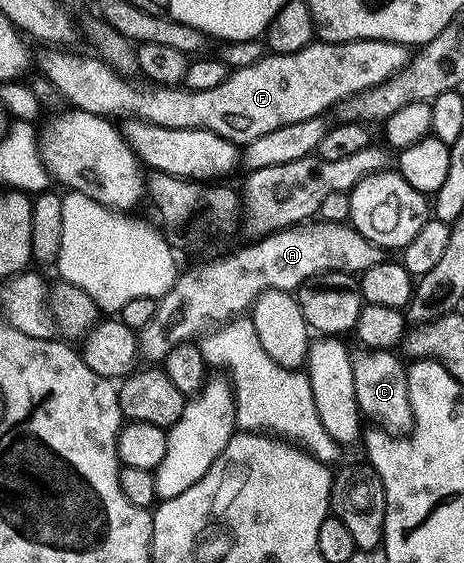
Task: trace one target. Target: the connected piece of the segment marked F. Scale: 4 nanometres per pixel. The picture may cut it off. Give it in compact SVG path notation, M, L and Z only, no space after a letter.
M314 40L309 43L309 45L304 46L302 50L299 52L291 52L290 54L275 54L272 52L266 53L266 58L261 58L258 60L258 62L253 62L250 64L250 66L241 66L238 68L238 70L230 69L228 73L226 73L225 78L222 82L219 84L215 84L215 88L207 88L206 90L187 90L182 88L181 86L154 86L152 82L148 80L136 80L137 82L132 82L133 78L126 76L122 74L121 72L117 70L113 70L111 66L108 65L104 61L104 59L98 57L98 56L90 56L91 58L88 58L85 54L73 54L77 52L70 52L68 49L61 48L56 51L57 58L45 58L41 62L41 67L39 67L40 73L45 76L46 80L50 81L51 84L55 86L55 88L58 89L58 91L62 94L64 101L68 103L72 109L75 110L82 110L83 112L91 112L92 114L99 114L102 118L108 118L110 120L124 120L127 118L141 118L145 122L151 122L155 125L162 126L163 128L169 128L169 129L203 129L203 130L210 130L211 133L217 133L220 137L226 138L227 141L236 144L238 147L244 148L246 145L248 145L249 142L258 140L261 136L266 136L269 132L273 132L276 129L283 128L284 125L289 124L295 124L297 121L306 121L308 118L316 118L318 116L324 115L326 112L324 110L332 111L334 107L336 107L338 102L342 102L347 96L351 96L352 94L358 94L359 92L363 92L363 88L375 88L375 84L383 84L383 80L387 80L391 76L395 76L401 69L404 68L404 66L409 63L409 59L411 57L411 50L410 47L404 46L401 42L384 42L383 40L355 40L354 42L323 42L320 40Z

